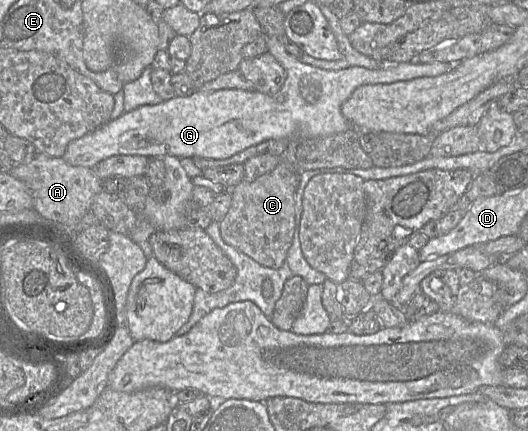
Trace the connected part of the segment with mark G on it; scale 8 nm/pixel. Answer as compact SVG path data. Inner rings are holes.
M277 36L266 37L266 40L268 52L287 73L285 83L277 94L267 95L242 89L195 90L188 97L176 96L157 105L140 106L71 141L62 156L63 160L72 166L94 168L114 155L225 159L270 139L297 137L301 140L329 136L353 128L343 116L341 107L359 86L435 77L451 71L460 63L402 62L379 69L353 66L330 71L301 62L287 52Z

